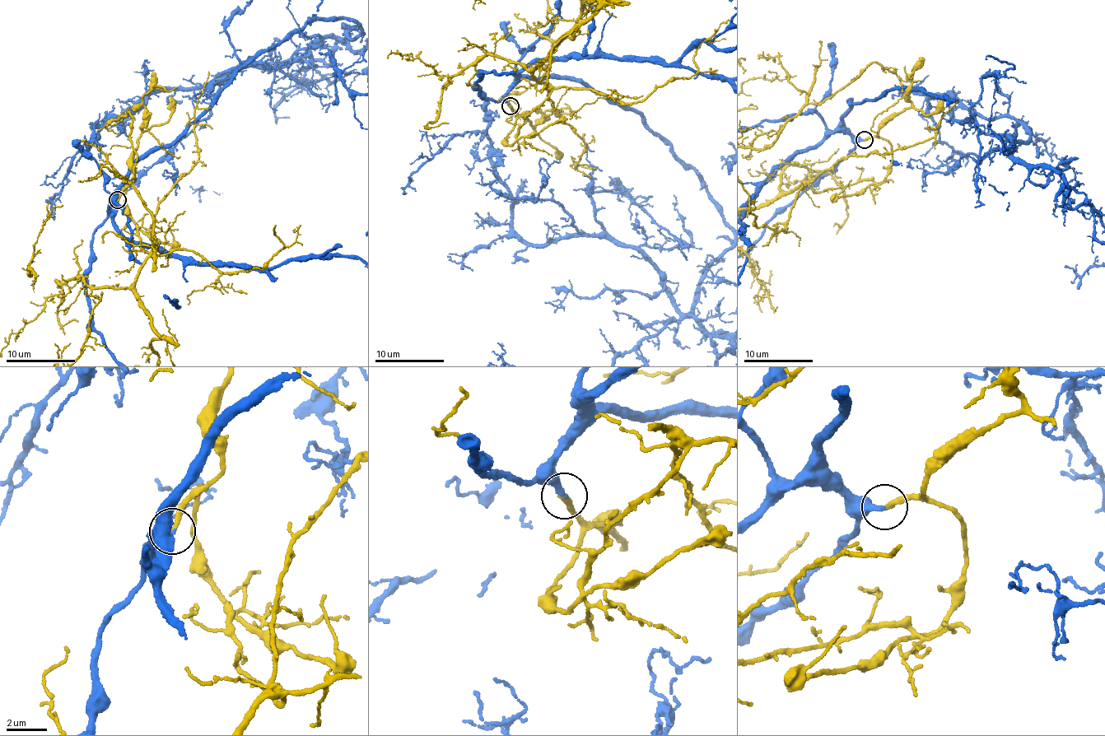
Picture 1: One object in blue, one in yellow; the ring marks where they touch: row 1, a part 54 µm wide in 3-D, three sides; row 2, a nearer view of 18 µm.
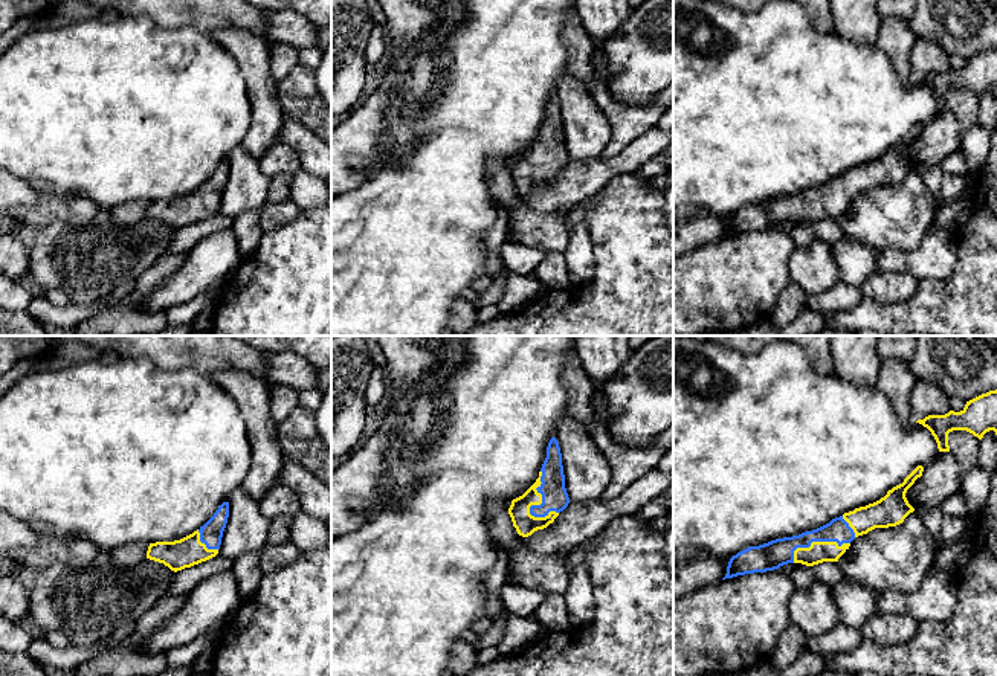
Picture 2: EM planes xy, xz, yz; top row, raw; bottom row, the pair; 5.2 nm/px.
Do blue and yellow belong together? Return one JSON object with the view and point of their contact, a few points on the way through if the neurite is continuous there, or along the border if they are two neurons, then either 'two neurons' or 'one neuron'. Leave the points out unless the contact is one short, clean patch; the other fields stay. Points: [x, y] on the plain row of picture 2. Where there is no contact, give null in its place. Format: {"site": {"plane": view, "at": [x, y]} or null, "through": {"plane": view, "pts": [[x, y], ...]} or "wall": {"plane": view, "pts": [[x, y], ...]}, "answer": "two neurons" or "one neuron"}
{"site": {"plane": "xz", "at": [542, 156]}, "answer": "two neurons"}

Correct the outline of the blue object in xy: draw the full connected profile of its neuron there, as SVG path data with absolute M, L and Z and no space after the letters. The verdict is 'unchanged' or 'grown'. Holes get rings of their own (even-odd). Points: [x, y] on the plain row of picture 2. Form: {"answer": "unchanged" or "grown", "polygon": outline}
{"answer": "unchanged", "polygon": "M223 160L214 174L203 185L200 185L200 200L205 201L208 208L220 208L227 175L229 160Z"}

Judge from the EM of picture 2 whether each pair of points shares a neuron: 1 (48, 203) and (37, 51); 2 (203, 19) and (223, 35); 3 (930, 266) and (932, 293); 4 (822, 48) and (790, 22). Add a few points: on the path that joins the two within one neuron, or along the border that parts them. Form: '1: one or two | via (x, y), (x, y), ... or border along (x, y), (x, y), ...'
1: two | border along (17, 176), (43, 193), (83, 197)
2: two | border along (251, 31), (237, 26), (219, 26), (209, 32)
3: two | border along (958, 255), (947, 278), (919, 281)
4: one | via (814, 46), (797, 29)

